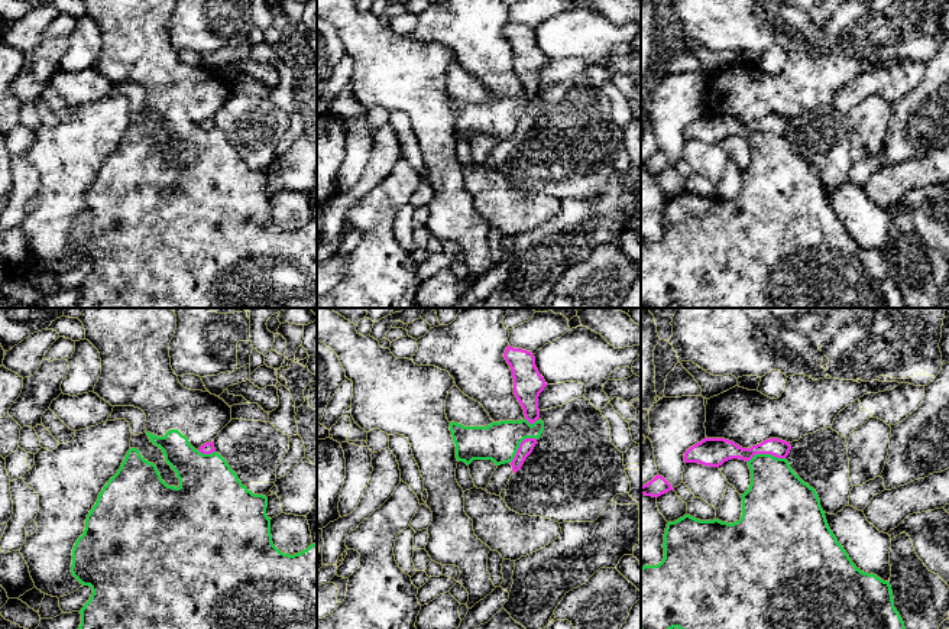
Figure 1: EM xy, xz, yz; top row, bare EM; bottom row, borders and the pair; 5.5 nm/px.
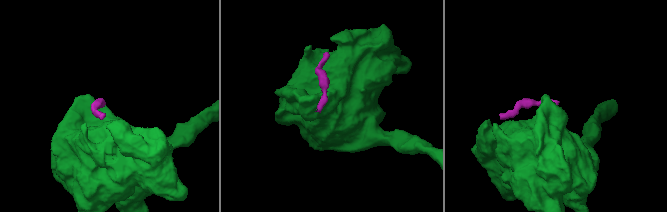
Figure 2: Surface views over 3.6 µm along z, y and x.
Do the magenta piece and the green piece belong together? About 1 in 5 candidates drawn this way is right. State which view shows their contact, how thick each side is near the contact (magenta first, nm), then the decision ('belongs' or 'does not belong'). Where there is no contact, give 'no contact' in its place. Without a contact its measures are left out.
yz | 140/320 nm | does not belong

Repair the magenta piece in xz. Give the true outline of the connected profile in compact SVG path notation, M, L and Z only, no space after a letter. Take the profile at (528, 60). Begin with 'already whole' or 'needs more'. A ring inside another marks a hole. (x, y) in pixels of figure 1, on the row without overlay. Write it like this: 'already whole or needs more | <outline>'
already whole | M508 22L503 33L512 46L514 71L524 85L525 95L532 101L540 94L538 72L547 59L531 27Z

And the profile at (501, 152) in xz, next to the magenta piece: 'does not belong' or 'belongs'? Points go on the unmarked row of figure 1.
belongs

